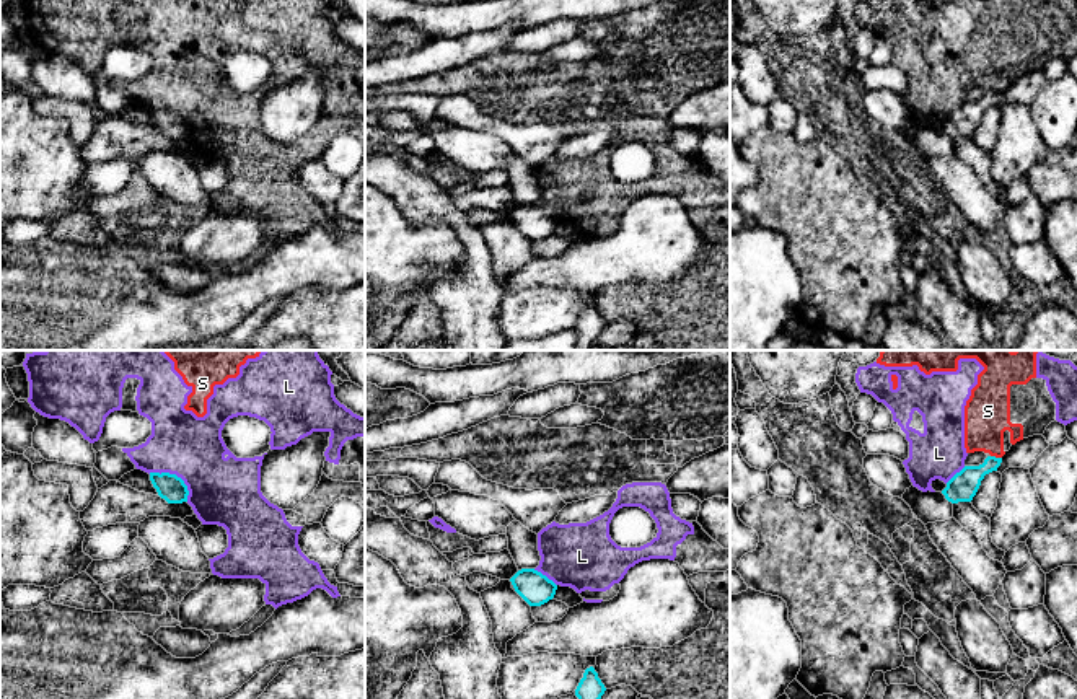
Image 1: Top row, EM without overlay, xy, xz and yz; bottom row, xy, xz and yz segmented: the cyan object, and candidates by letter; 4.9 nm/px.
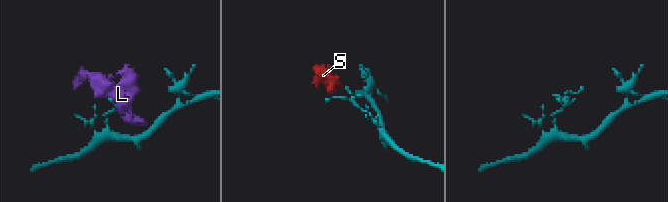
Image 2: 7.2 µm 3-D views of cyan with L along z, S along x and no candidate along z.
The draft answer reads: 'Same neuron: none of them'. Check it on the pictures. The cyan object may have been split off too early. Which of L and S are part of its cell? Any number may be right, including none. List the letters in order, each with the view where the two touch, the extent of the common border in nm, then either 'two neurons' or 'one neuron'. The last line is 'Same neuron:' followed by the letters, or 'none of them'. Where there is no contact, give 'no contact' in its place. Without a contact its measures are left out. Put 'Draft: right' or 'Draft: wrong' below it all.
L: xy | 240 nm | two neurons
S: yz | 60 nm | two neurons
Same neuron: none of them
Draft: right

